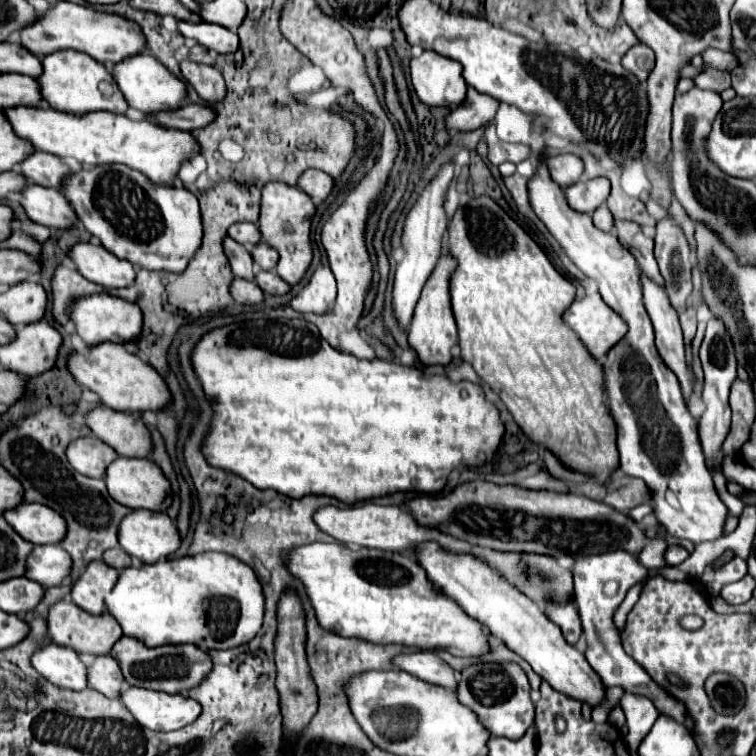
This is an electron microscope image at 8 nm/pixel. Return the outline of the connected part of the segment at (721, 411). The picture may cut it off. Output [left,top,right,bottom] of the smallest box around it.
[699,319,737,465]

